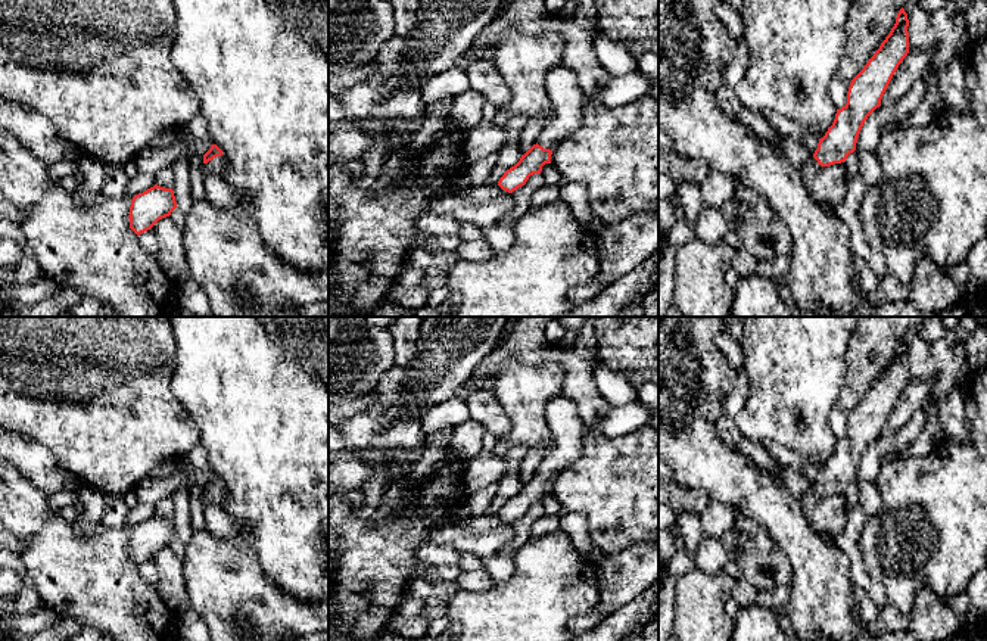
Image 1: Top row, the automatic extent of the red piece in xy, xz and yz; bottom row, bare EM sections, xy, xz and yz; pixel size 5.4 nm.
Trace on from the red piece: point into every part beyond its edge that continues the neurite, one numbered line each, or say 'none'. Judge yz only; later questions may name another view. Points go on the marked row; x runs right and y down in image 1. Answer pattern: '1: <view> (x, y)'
1: yz (810, 168)

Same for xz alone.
1: xz (566, 97)

